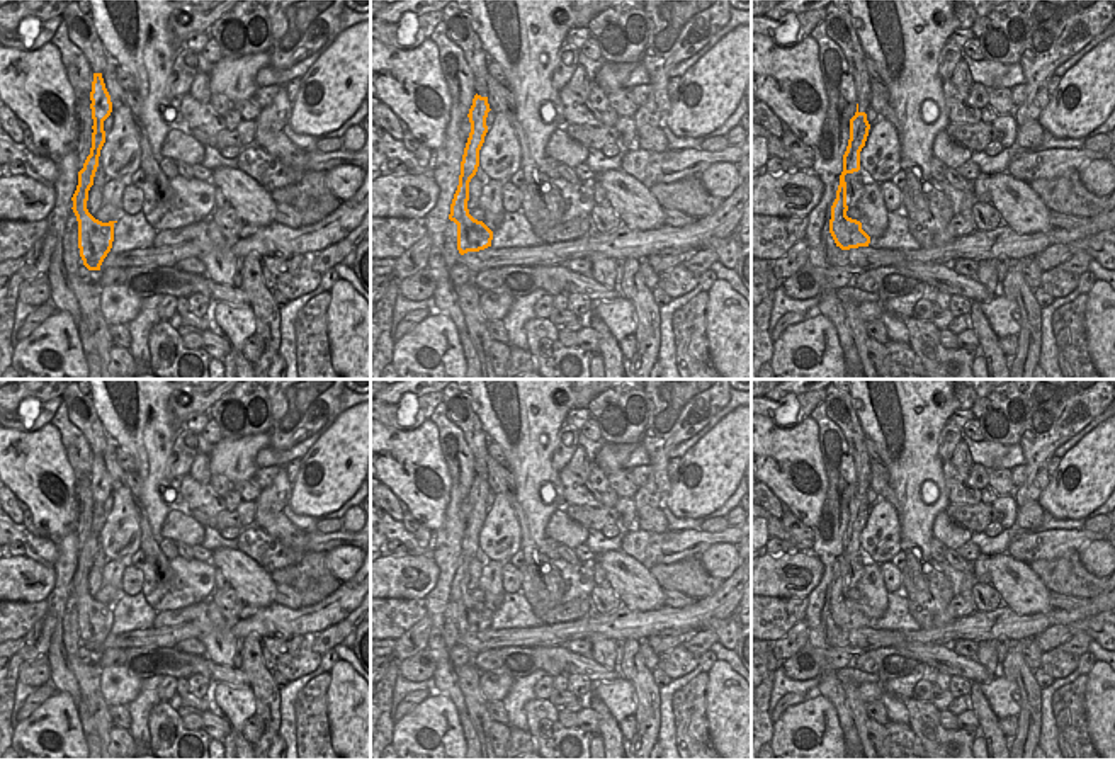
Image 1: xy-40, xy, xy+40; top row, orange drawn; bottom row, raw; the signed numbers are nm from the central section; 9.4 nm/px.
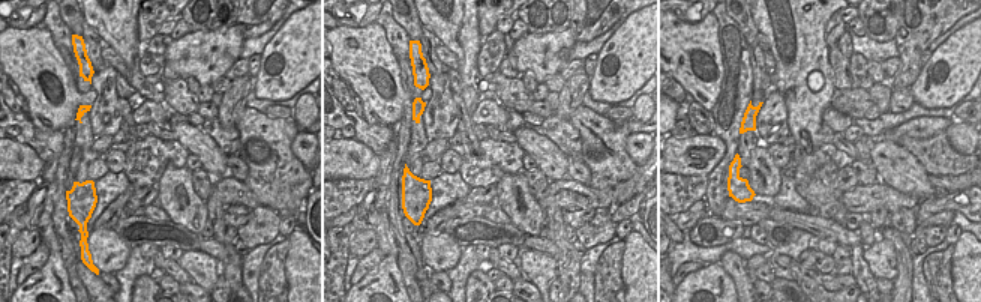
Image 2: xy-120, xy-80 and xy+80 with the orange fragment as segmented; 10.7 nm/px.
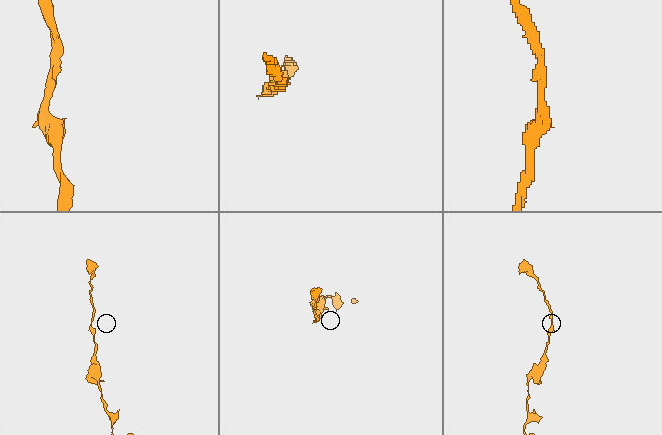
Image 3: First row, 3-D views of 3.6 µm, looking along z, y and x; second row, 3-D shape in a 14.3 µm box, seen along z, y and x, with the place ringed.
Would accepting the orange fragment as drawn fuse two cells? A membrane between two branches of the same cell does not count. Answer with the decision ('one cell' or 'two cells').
one cell

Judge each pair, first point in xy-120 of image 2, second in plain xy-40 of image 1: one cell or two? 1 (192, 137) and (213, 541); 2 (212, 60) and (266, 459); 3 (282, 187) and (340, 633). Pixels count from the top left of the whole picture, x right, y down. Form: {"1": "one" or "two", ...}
{"1": "two", "2": "two", "3": "two"}

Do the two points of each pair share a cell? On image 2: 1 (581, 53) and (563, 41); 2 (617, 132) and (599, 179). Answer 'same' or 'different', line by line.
1: different
2: same

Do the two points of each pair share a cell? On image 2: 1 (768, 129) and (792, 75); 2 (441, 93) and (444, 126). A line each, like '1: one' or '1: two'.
1: two
2: one

